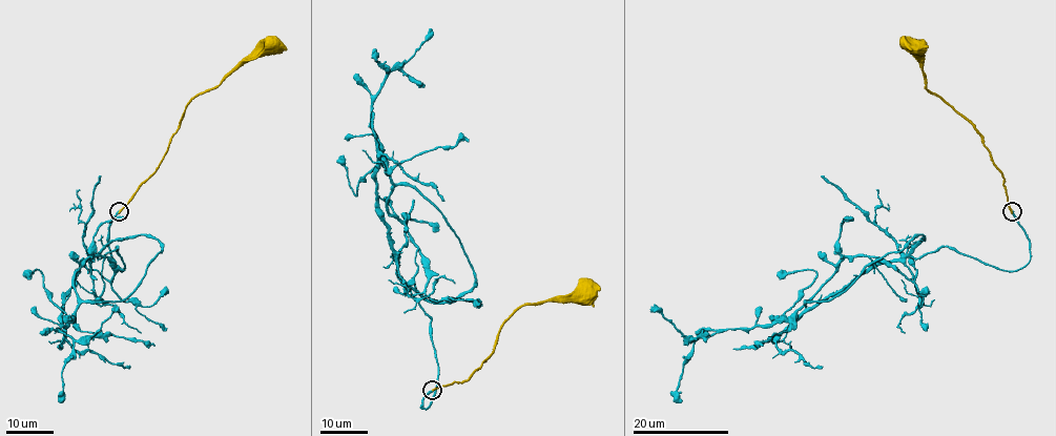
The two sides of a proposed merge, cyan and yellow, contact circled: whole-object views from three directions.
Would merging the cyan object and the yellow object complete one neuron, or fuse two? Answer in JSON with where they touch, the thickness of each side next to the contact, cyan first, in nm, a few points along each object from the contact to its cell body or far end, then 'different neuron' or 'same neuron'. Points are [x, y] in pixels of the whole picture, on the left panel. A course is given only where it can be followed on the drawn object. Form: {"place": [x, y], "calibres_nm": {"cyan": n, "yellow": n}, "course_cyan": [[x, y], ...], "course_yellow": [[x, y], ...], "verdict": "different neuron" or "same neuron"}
{"place": [119, 211], "calibres_nm": {"cyan": 280, "yellow": 320}, "course_cyan": [[119, 212], [123, 270], [98, 256], [161, 251], [124, 299], [74, 288], [105, 256], [167, 329]], "course_yellow": [[119, 212], [160, 164], [185, 107], [195, 97], [215, 88], [244, 61], [269, 49]], "verdict": "different neuron"}

